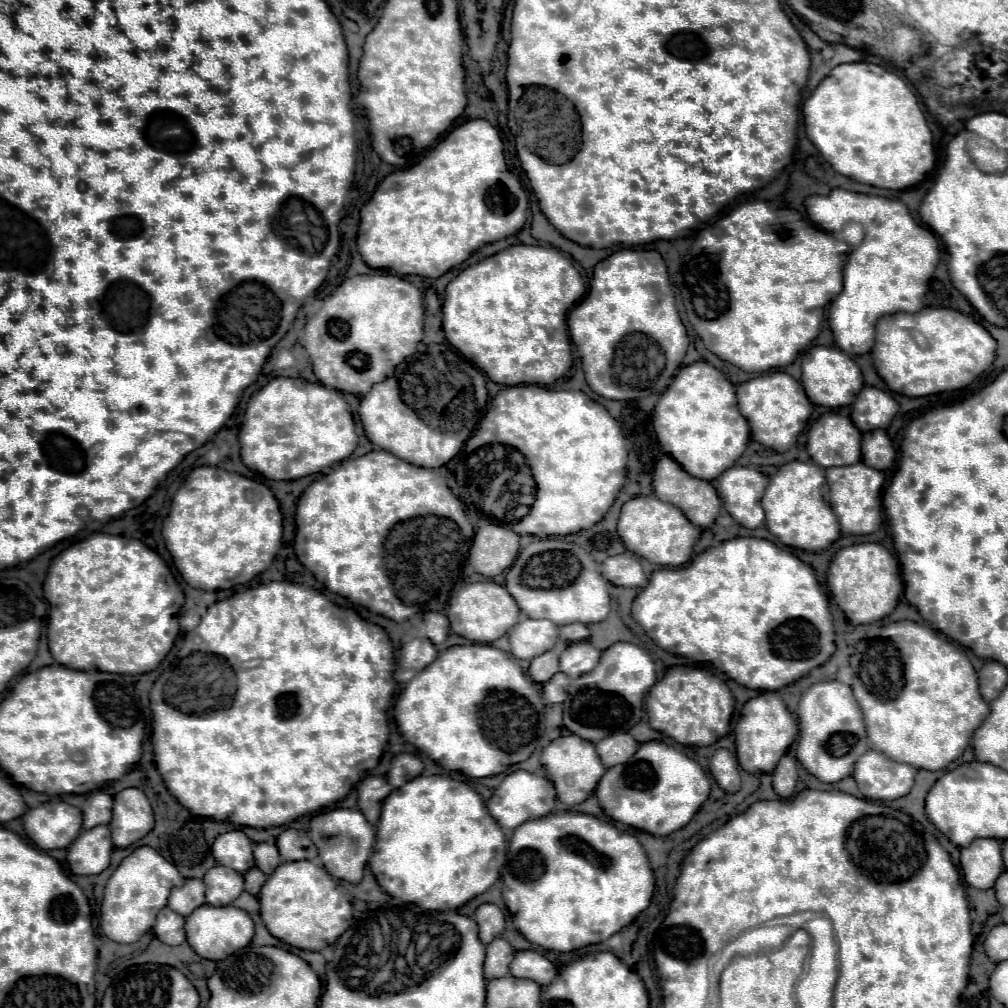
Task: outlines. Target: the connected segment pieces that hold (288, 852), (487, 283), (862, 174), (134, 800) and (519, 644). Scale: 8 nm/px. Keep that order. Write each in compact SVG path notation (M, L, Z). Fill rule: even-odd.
M294 828L284 830L278 840L276 846L280 850L280 858L282 862L294 862L294 860L314 860L318 856L316 846L312 844L312 840L304 834L298 832Z
M516 244L468 266L446 286L442 328L446 340L492 382L550 386L572 364L566 314L584 292L580 272L560 250Z
M868 62L836 66L802 104L806 134L842 176L886 190L916 186L934 168L932 132L906 82Z
M126 788L114 796L114 816L110 822L110 830L112 830L112 842L116 848L128 848L128 844L142 840L152 830L152 826L154 826L154 814L142 790Z
M526 618L522 622L518 622L510 632L510 646L512 646L512 656L520 658L520 660L532 660L548 650L552 650L552 646L558 640L558 626L552 624L550 620L532 620Z

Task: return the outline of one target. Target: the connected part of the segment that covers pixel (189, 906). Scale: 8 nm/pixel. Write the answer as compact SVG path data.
M184 880L184 884L180 888L172 890L168 908L172 908L174 912L178 912L182 916L188 916L204 902L206 902L204 900L204 882L202 880Z

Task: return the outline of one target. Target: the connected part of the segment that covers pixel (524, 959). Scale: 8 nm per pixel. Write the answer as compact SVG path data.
M536 950L516 952L514 960L510 964L510 972L516 978L536 980L536 984L540 984L540 986L548 986L558 974L556 966Z

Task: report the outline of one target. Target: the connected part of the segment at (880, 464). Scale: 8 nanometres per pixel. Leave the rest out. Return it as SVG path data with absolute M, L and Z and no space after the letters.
M872 430L862 436L862 460L864 464L882 472L892 468L896 460L896 452L884 430Z

